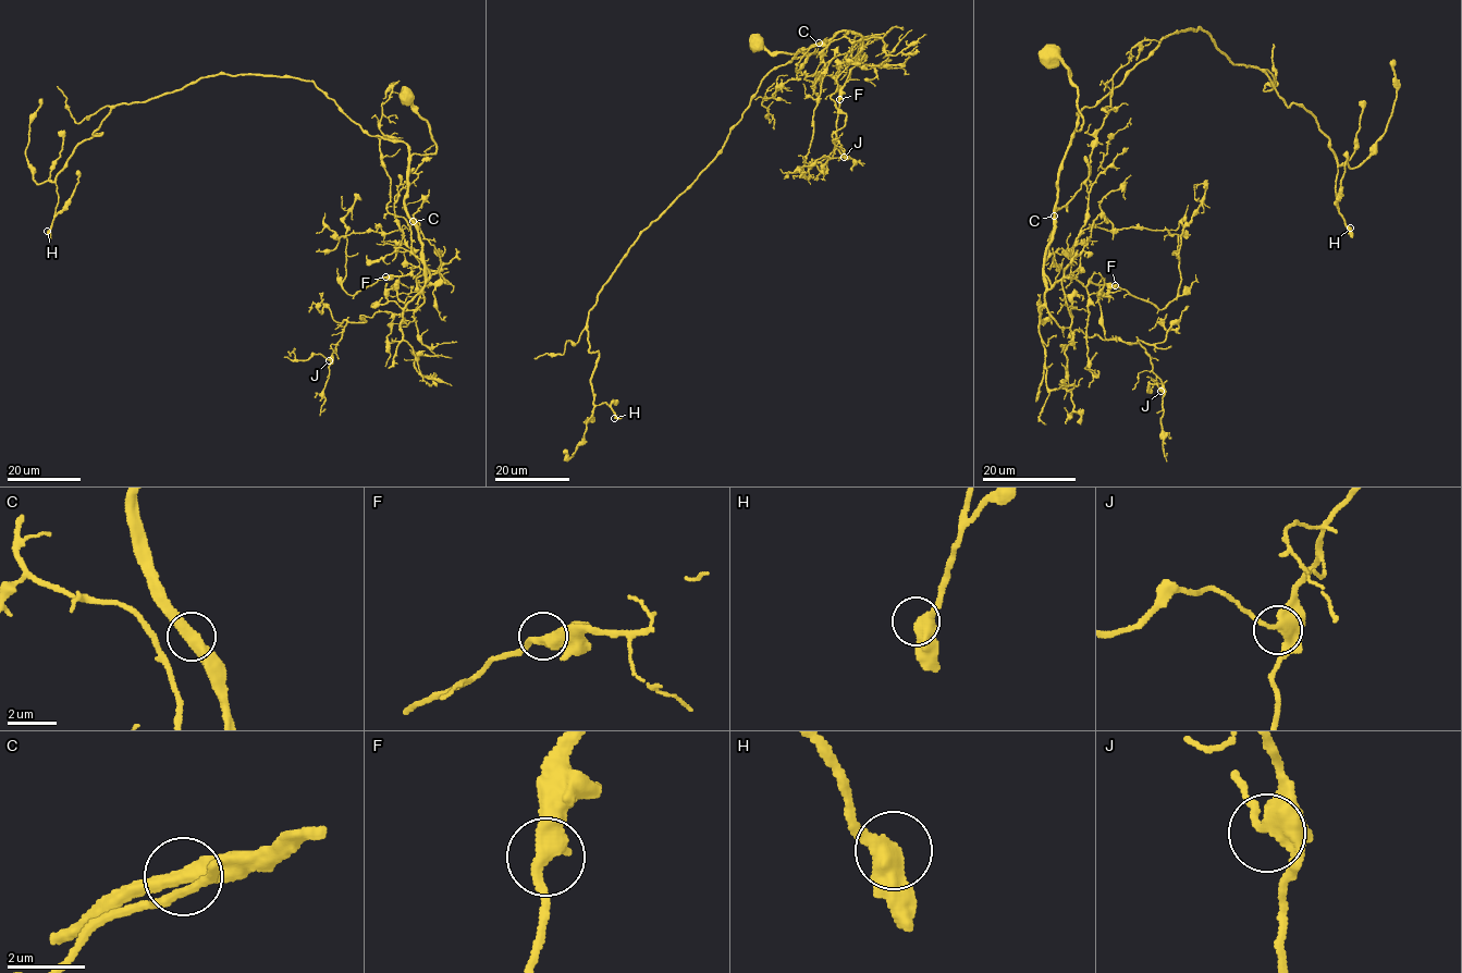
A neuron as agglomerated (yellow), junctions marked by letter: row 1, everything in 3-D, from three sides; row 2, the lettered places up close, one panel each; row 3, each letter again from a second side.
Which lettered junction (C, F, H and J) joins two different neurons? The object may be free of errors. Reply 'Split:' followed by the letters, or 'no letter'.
Split: no letter

